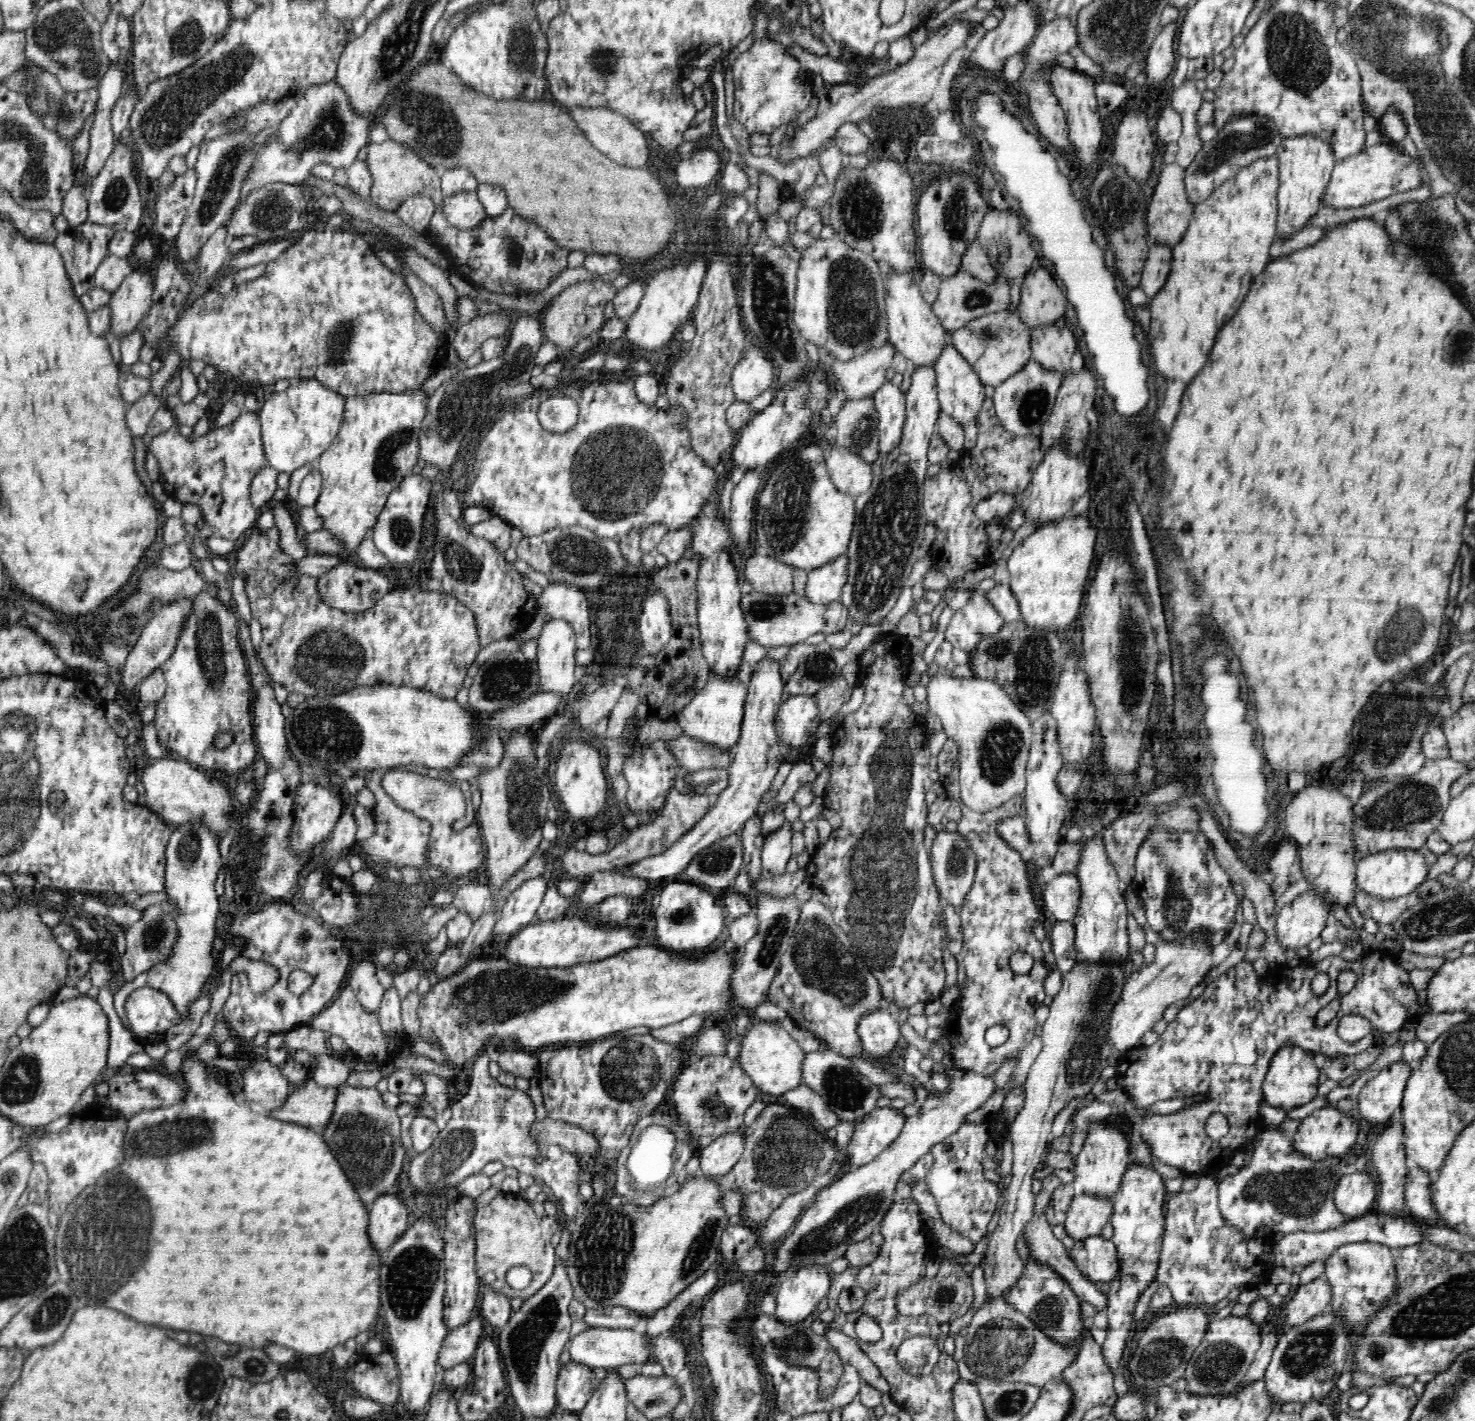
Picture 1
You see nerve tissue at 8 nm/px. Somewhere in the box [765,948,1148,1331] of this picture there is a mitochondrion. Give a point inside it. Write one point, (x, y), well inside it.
(859, 1213)

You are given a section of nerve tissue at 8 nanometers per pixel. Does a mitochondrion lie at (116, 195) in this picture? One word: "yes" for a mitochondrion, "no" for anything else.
yes

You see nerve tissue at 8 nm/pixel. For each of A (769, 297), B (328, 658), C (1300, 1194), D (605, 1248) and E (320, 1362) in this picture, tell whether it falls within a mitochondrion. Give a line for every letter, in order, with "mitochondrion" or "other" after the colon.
A: mitochondrion
B: mitochondrion
C: mitochondrion
D: mitochondrion
E: mitochondrion

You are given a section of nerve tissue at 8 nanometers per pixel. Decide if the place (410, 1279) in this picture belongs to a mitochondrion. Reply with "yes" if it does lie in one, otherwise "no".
yes

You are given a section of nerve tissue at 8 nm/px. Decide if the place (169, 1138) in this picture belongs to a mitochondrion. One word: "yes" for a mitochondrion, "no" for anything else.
yes

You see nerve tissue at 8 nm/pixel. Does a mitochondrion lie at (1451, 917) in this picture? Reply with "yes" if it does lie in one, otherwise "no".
yes

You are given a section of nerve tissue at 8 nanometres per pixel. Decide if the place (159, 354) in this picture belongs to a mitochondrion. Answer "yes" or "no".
no

